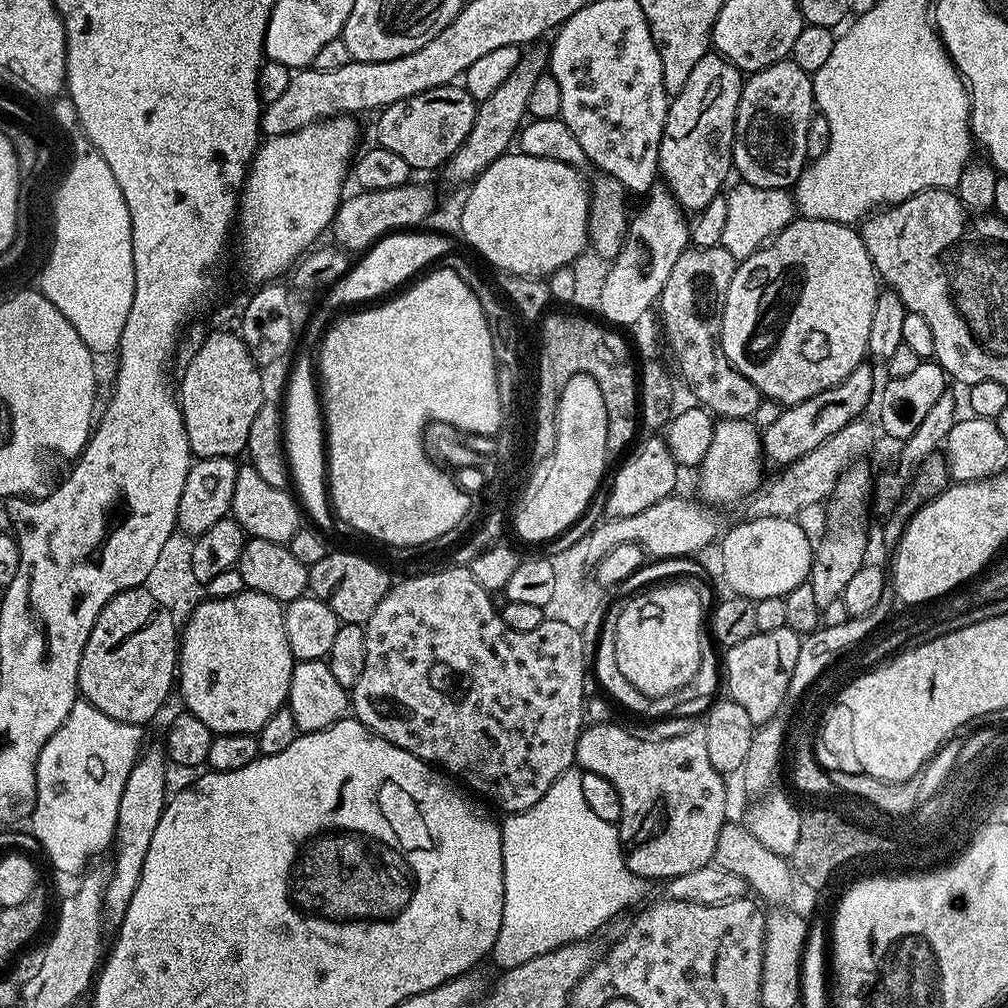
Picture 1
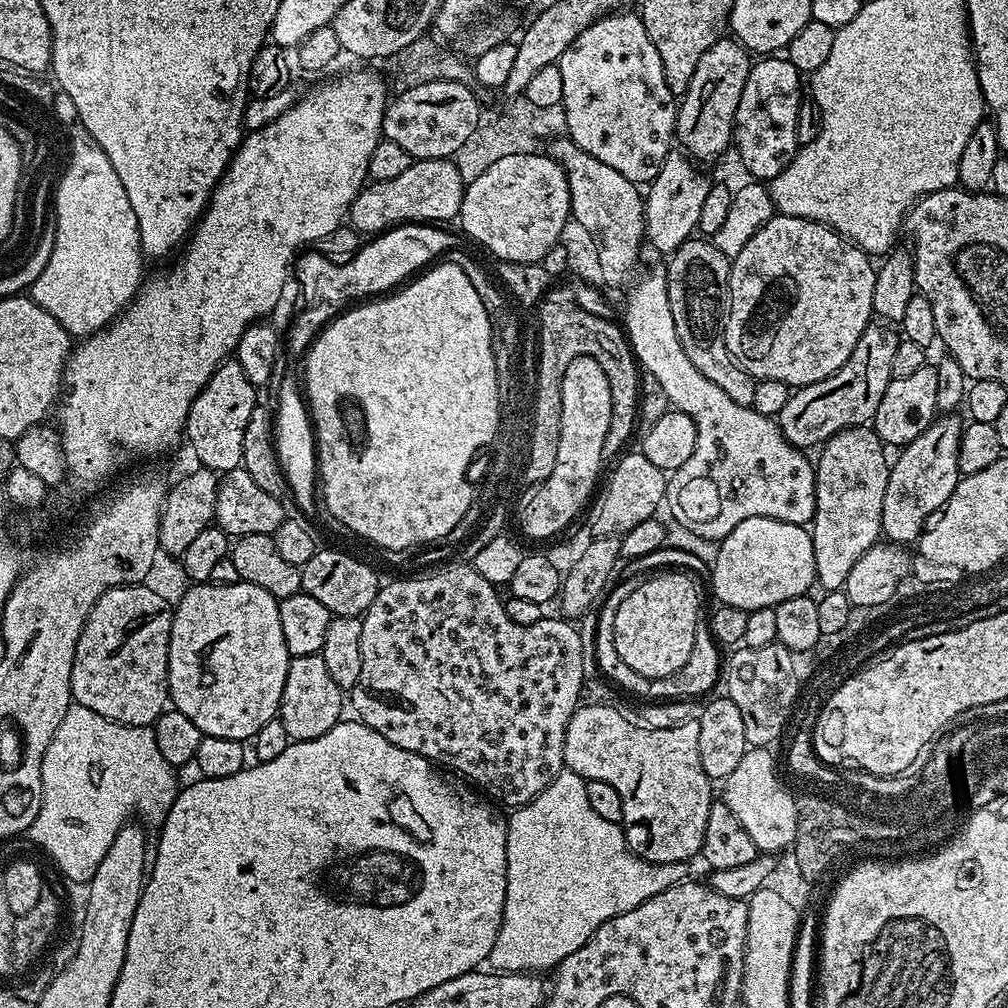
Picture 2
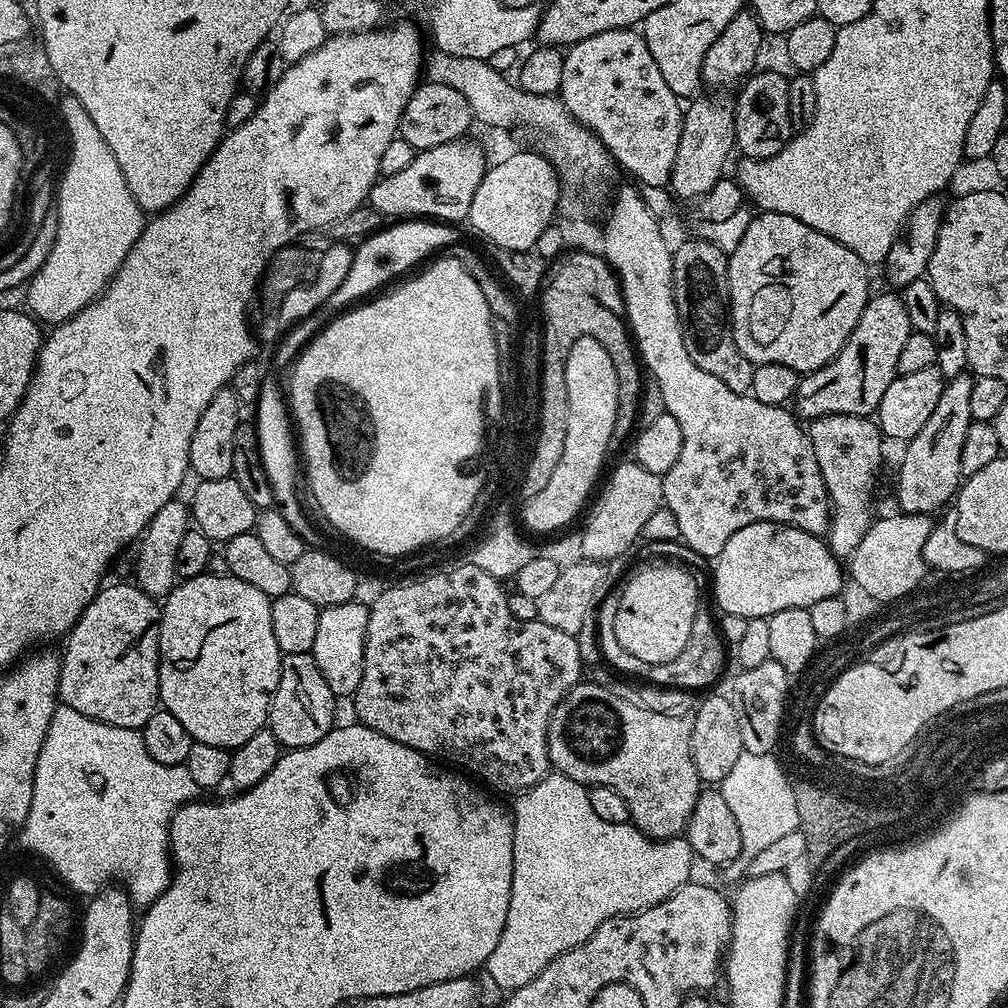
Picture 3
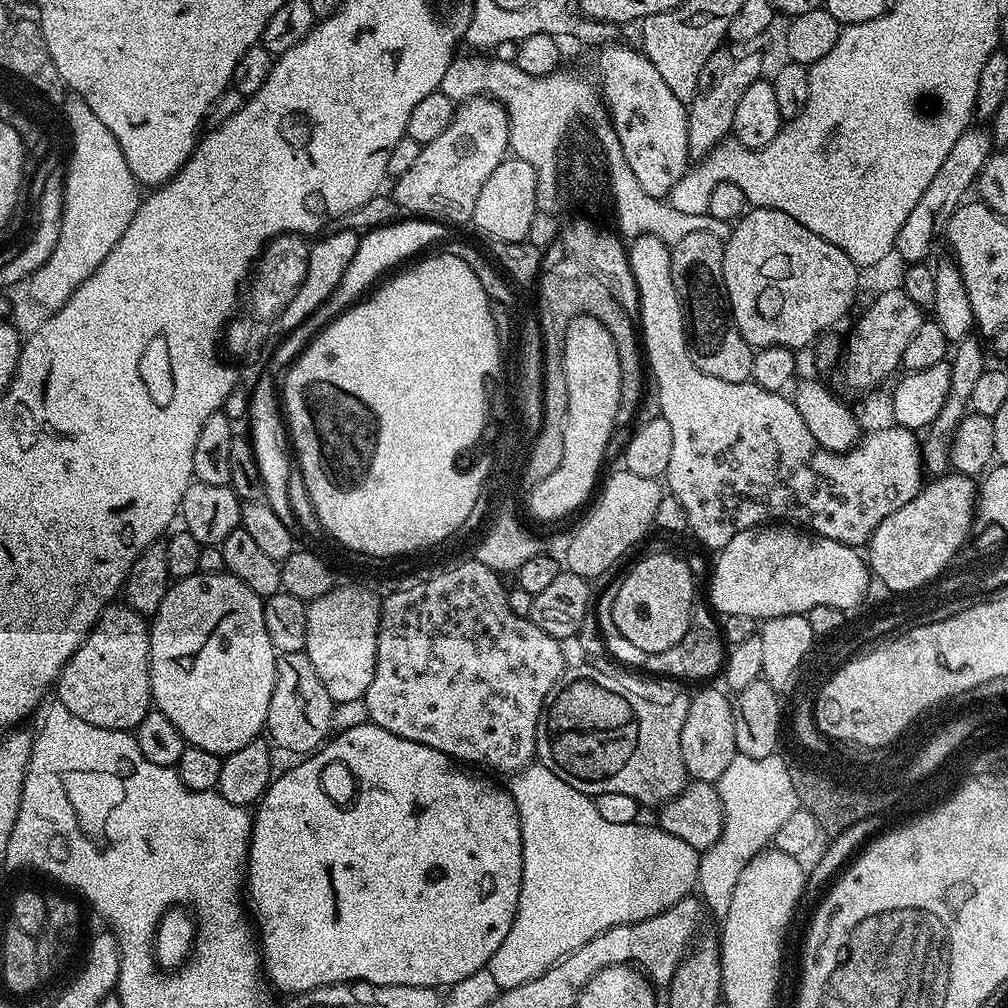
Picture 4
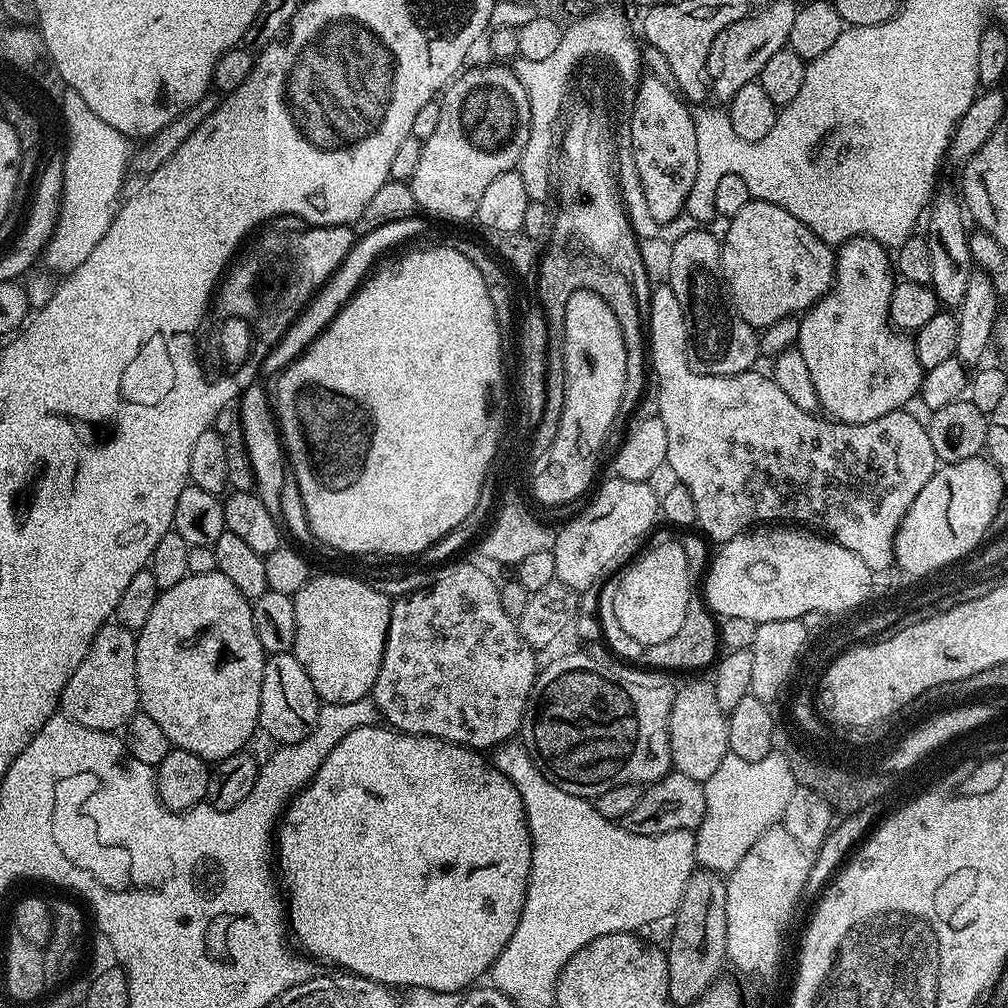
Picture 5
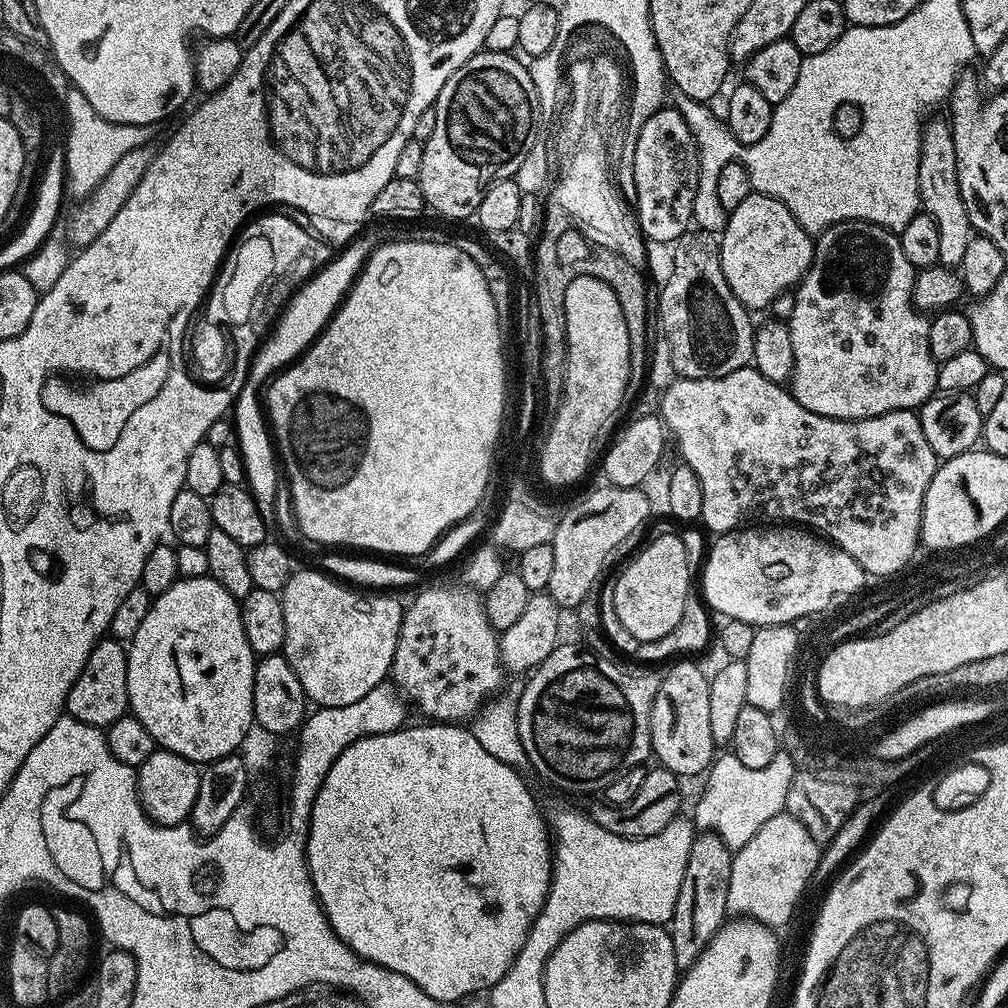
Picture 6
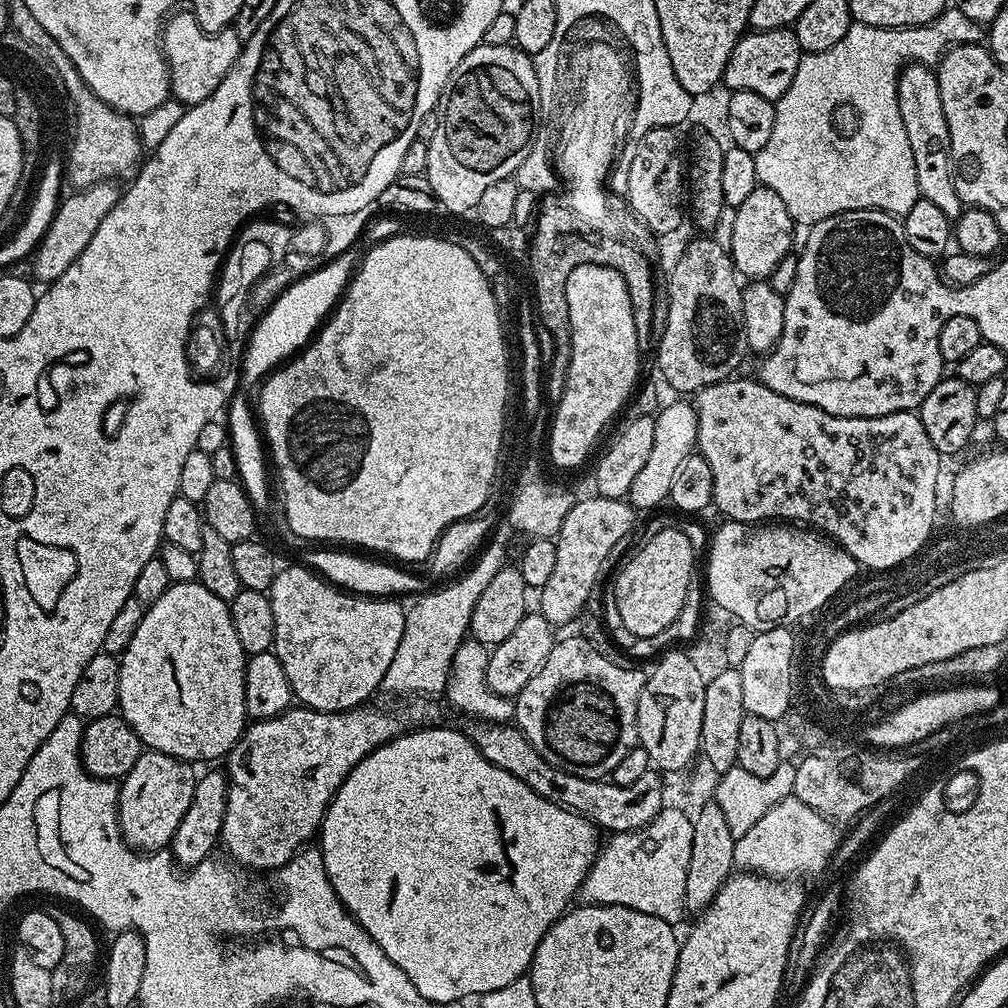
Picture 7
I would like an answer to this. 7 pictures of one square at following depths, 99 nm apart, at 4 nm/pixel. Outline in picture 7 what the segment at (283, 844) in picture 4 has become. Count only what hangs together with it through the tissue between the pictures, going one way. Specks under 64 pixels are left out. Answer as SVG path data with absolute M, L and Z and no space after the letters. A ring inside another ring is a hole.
M424 726L395 736L389 744L375 748L365 760L354 766L354 770L350 770L320 824L318 847L326 874L347 912L364 927L374 942L378 942L378 946L382 946L386 958L390 958L390 962L394 962L394 966L398 966L398 970L402 970L402 974L406 974L414 986L418 986L418 994L422 994L422 998L430 998L430 1002L448 1006L467 996L479 998L488 991L500 990L531 969L538 942L542 942L553 922L569 911L573 903L571 900L577 899L586 874L596 861L596 853L602 847L602 832L585 816L542 798L530 790L526 782L494 766L463 731L432 727Z

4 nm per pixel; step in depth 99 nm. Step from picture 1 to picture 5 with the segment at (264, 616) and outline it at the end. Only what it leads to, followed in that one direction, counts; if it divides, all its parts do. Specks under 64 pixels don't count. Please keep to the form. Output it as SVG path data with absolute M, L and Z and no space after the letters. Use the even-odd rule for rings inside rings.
M214 571L210 574L189 575L178 586L163 589L154 602L154 610L150 610L150 618L146 618L146 626L138 630L136 638L136 681L140 691L140 706L144 713L166 733L166 738L172 747L190 750L190 754L198 754L198 758L209 762L219 762L230 758L235 752L243 752L249 747L248 739L258 732L260 722L260 699L262 698L262 674L266 653L262 642L258 642L258 630L254 630L254 614L249 600L244 597L242 590L226 578L226 574Z

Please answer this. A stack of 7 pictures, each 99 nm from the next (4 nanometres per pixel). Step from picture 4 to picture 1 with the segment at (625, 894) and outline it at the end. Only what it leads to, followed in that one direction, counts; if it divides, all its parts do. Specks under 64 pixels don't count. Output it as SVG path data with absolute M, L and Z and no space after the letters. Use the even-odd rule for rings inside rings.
M579 767L565 770L554 786L534 802L534 806L505 815L503 819L500 824L504 863L502 926L490 953L491 959L496 959L497 969L522 966L530 962L530 958L538 958L538 954L550 954L567 944L595 937L595 932L603 924L610 923L623 908L643 898L646 881L628 869L619 827L602 822L602 818L590 810L582 794L582 771Z

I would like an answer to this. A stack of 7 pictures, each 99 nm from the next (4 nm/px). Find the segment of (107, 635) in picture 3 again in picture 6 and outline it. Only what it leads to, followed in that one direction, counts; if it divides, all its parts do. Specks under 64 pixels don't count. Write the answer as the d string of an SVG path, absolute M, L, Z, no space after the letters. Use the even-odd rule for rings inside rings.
M105 638L97 642L82 674L72 683L68 692L67 715L86 722L101 730L120 720L129 711L126 690L126 666L128 654L125 645L115 638Z

